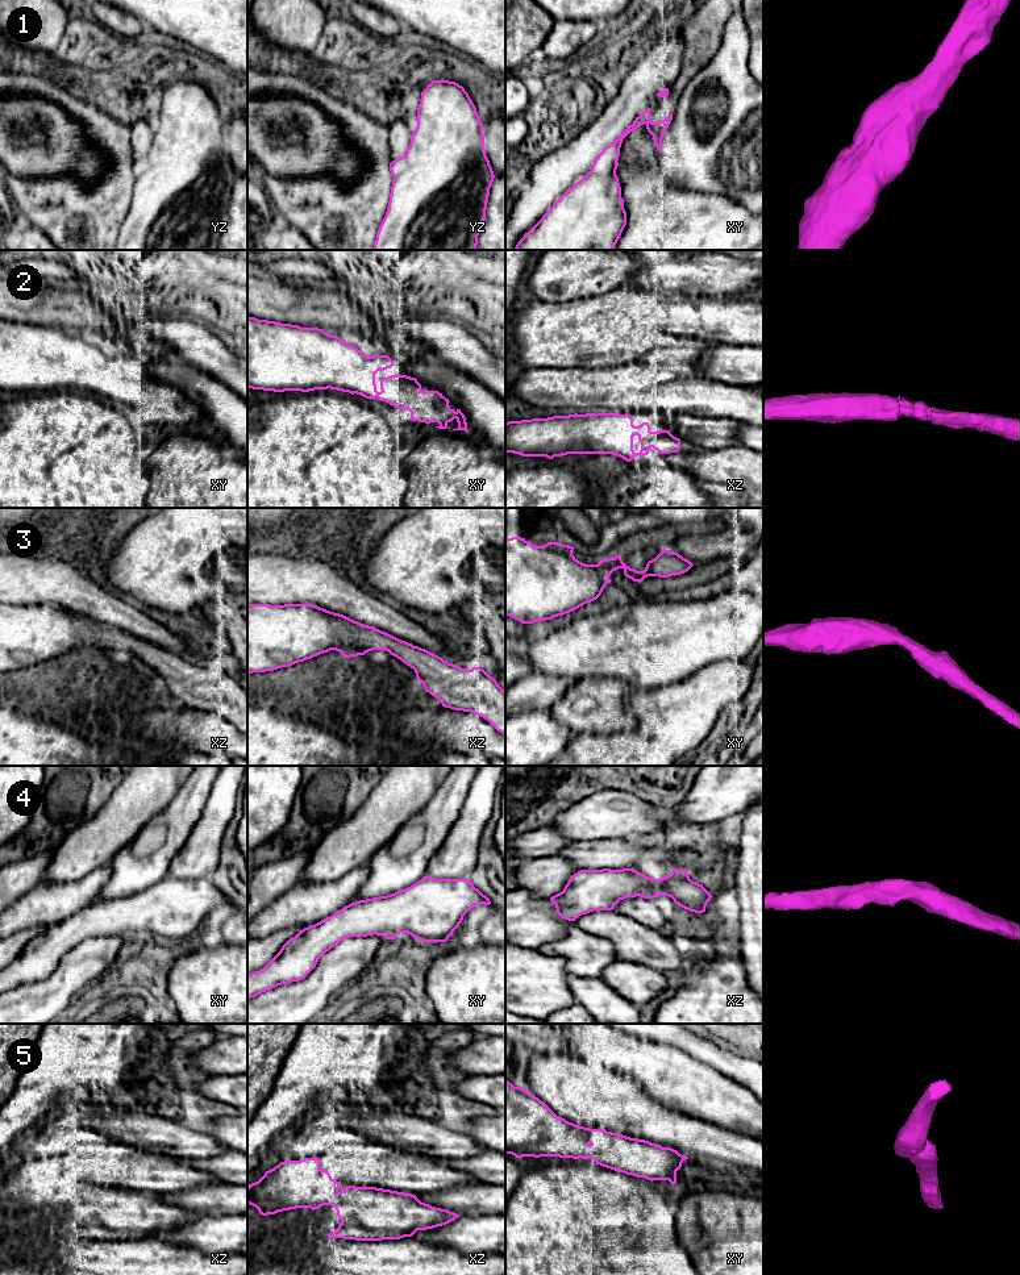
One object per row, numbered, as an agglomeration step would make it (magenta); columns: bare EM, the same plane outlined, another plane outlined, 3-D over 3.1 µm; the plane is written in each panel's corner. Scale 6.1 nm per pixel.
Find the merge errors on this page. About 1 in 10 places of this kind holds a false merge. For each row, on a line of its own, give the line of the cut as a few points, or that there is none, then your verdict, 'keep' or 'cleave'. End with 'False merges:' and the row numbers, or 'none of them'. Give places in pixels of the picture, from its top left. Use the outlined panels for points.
1: no cut | keep
2: no cut | keep
3: no cut | keep
4: no cut | keep
5: no cut | keep
False merges: none of them

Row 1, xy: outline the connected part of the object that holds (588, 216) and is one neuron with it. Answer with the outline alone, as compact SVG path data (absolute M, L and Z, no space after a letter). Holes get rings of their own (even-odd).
M650 108L603 149L591 171L569 188L542 218L519 241L515 250L613 250L625 225L626 212L616 175L624 138L646 125L661 154L665 130L673 113L663 121L650 121Z

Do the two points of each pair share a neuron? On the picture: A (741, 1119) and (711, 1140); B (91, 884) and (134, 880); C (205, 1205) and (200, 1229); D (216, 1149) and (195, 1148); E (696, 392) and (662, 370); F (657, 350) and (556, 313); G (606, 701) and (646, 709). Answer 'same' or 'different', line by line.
A: different
B: different
C: different
D: same
E: different
F: different
G: different

